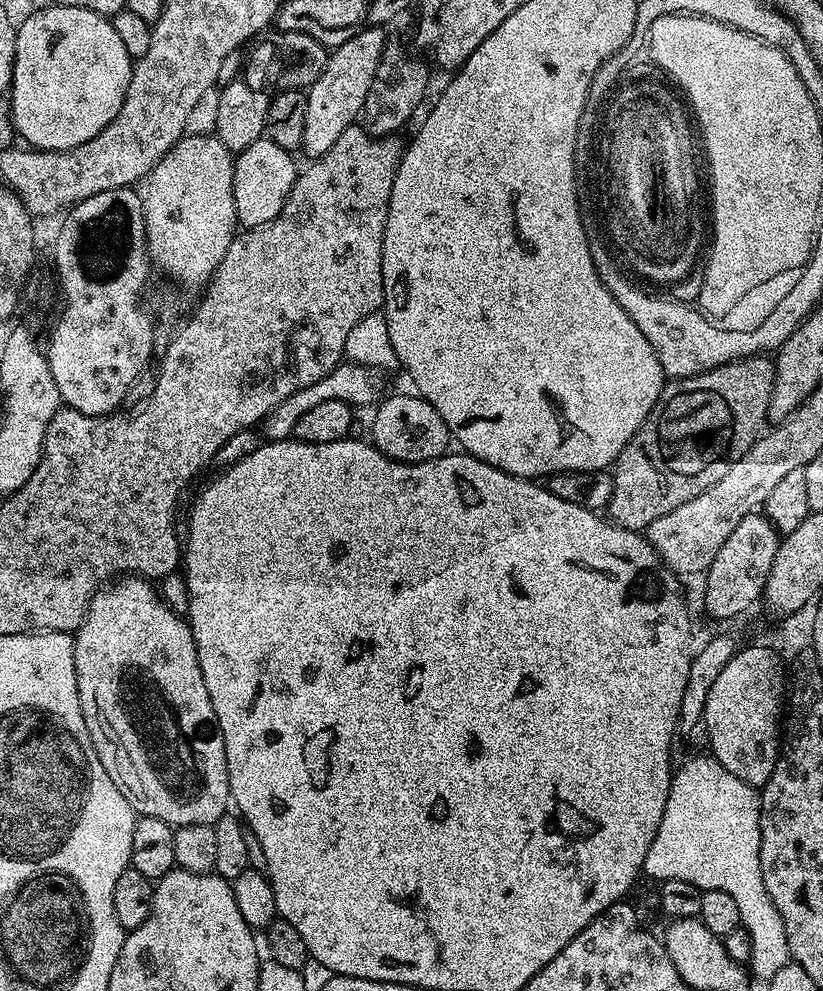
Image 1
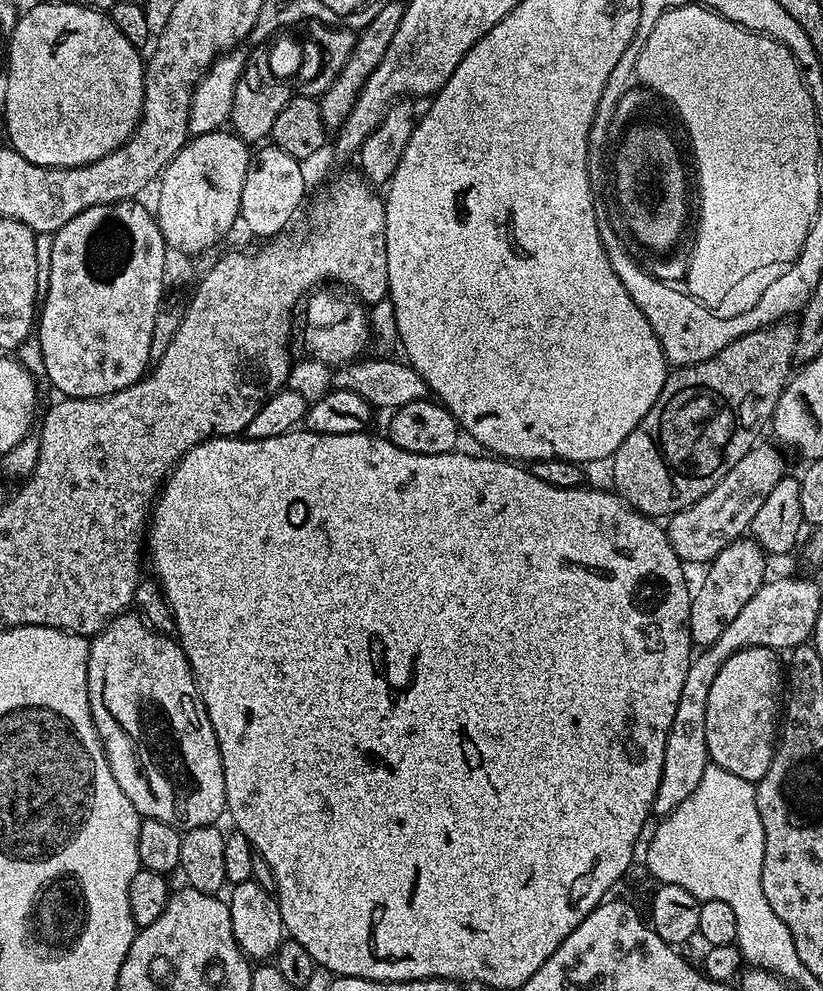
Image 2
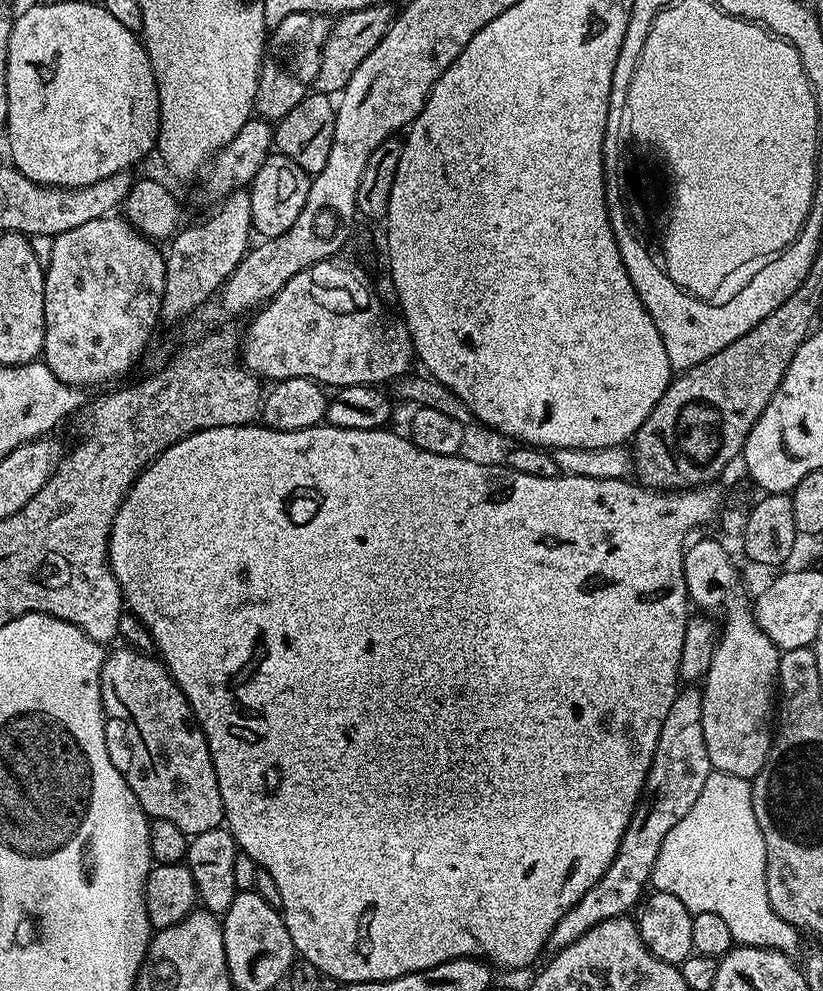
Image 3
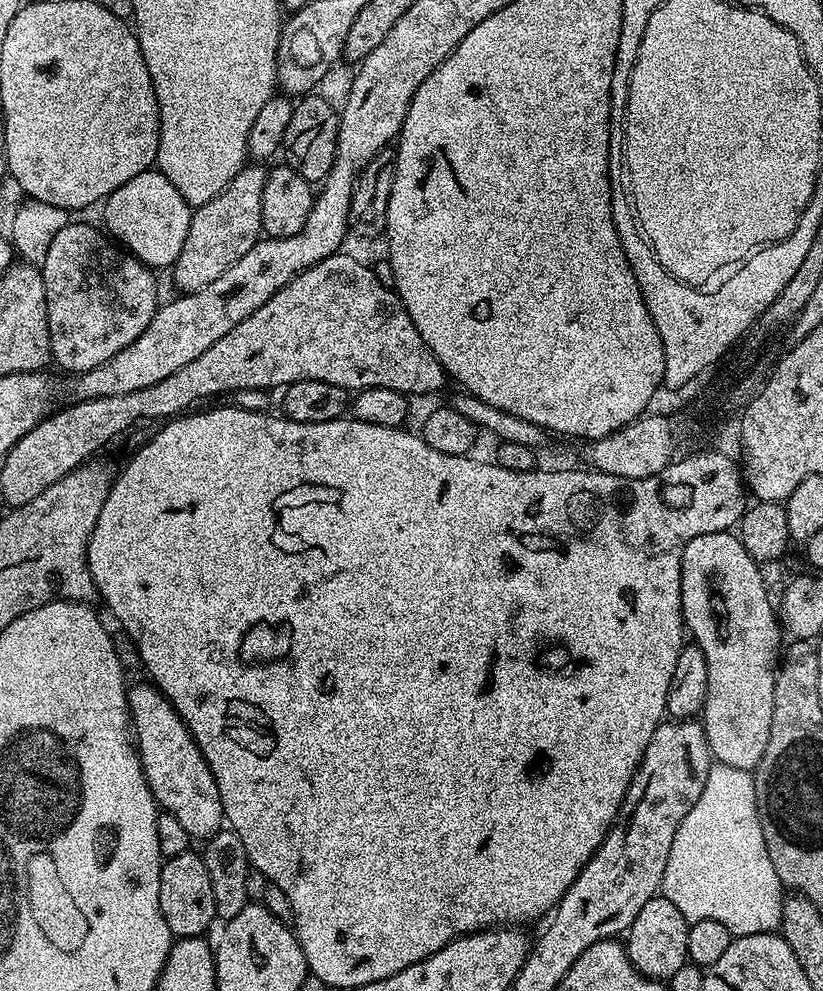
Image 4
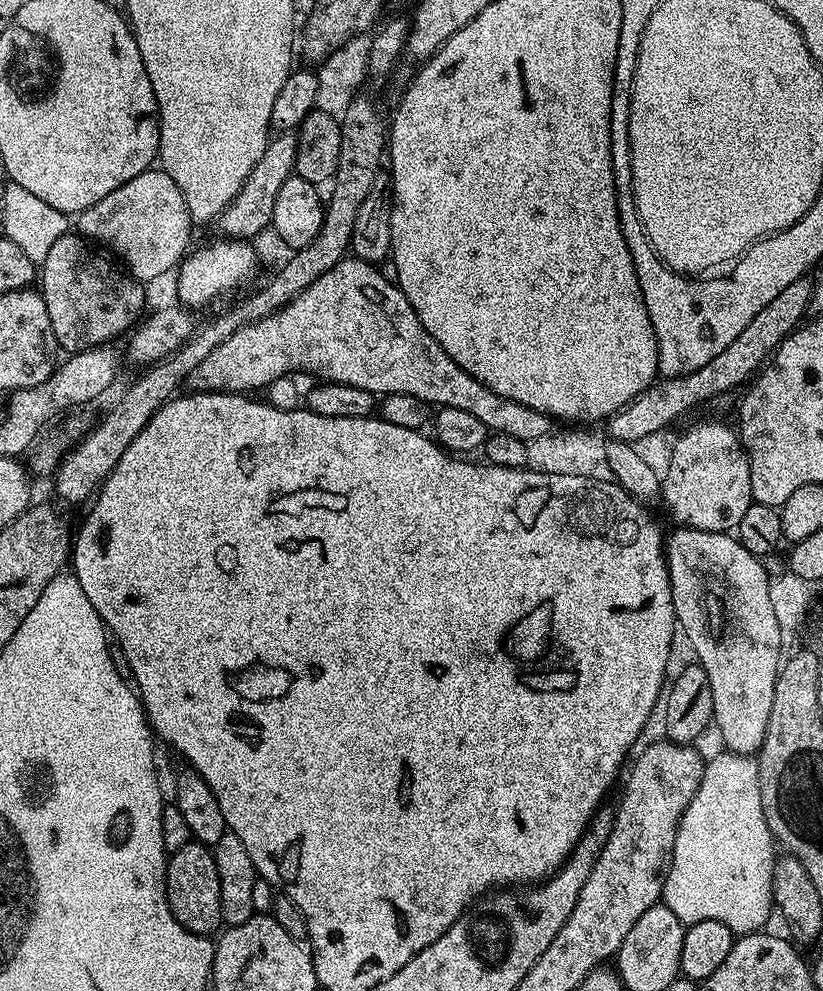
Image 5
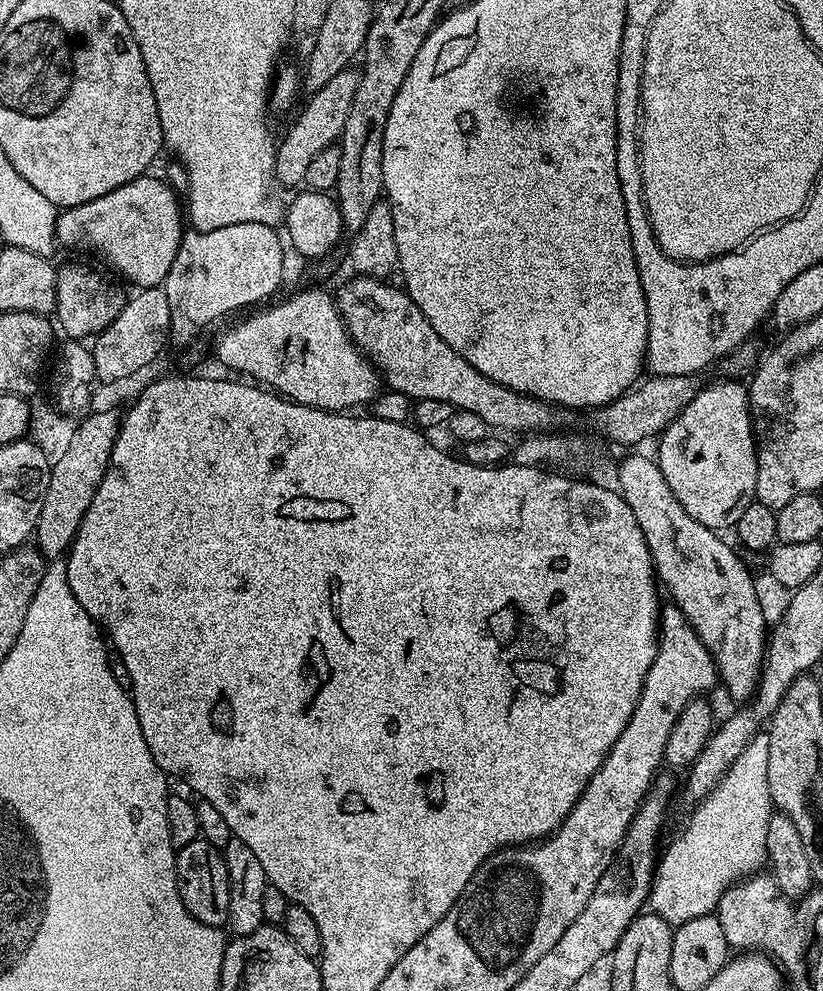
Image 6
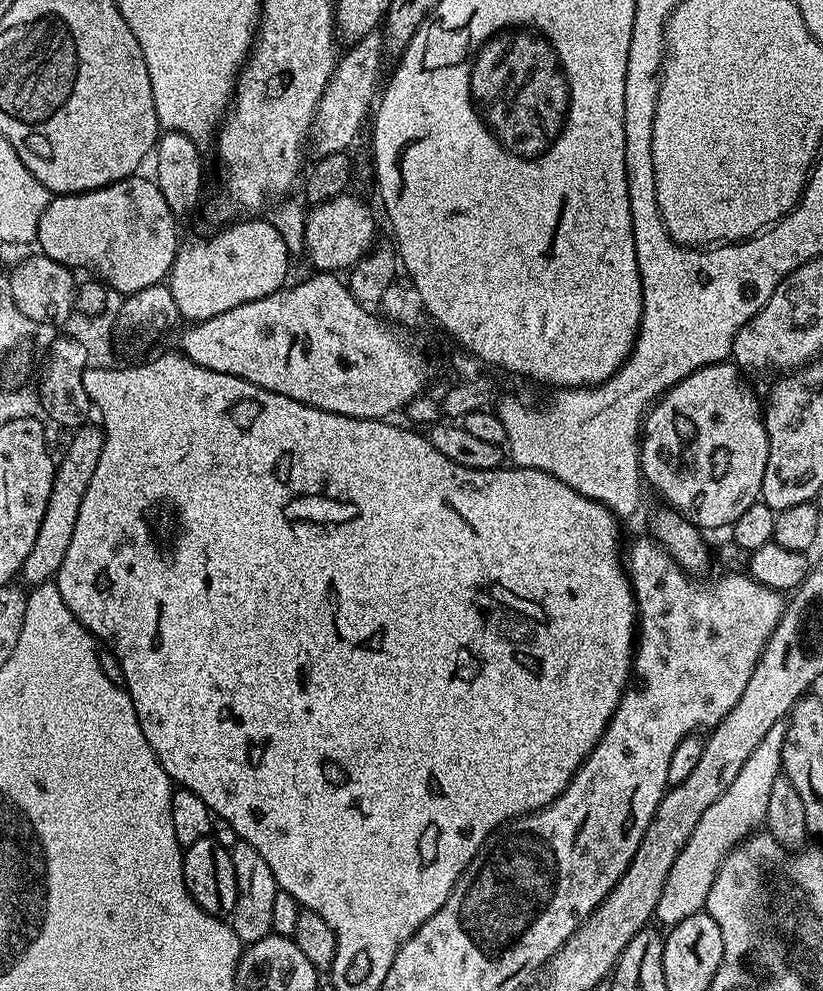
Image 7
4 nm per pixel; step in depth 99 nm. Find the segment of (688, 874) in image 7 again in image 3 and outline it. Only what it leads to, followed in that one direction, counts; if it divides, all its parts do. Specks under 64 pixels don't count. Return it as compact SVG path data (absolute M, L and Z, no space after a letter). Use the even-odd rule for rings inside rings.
M712 771L706 786L702 786L702 794L698 794L698 802L666 834L650 884L655 891L674 894L693 914L718 914L730 926L737 945L773 948L793 958L801 955L801 933L793 924L778 918L770 906L770 894L766 894L766 846L758 818L754 818L749 781Z

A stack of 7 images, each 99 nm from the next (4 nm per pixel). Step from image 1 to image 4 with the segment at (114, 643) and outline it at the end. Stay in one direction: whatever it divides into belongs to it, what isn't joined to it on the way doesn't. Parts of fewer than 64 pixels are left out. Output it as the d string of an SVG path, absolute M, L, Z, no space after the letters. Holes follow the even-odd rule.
M143 683L128 688L128 715L136 752L152 797L163 811L174 814L174 818L182 822L186 834L197 841L207 841L208 837L221 831L225 823L222 798L214 774L210 774L210 766L198 742L194 742L186 722L182 722L172 703L155 684Z

